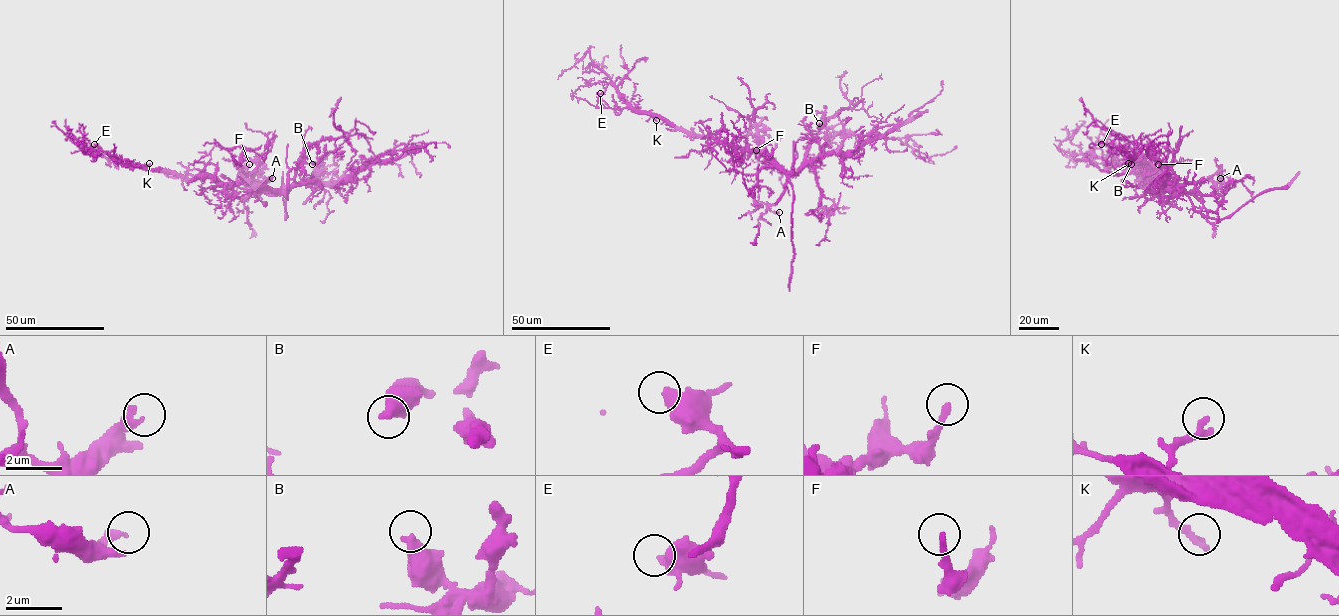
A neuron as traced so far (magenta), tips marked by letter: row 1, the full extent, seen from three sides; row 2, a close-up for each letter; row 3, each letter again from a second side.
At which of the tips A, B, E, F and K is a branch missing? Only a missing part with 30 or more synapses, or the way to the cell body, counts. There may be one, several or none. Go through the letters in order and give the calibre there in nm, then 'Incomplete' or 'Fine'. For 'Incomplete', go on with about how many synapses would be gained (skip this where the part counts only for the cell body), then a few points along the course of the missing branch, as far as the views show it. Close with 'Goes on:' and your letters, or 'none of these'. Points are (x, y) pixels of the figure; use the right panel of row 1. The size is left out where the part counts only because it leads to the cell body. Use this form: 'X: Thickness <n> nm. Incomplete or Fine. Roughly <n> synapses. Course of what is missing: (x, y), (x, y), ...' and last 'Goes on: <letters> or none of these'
A: Thickness 340 nm. Fine
B: Thickness 440 nm. Fine
E: Thickness 500 nm. Fine
F: Thickness 200 nm. Fine
K: Thickness 280 nm. Fine
Goes on: none of these

